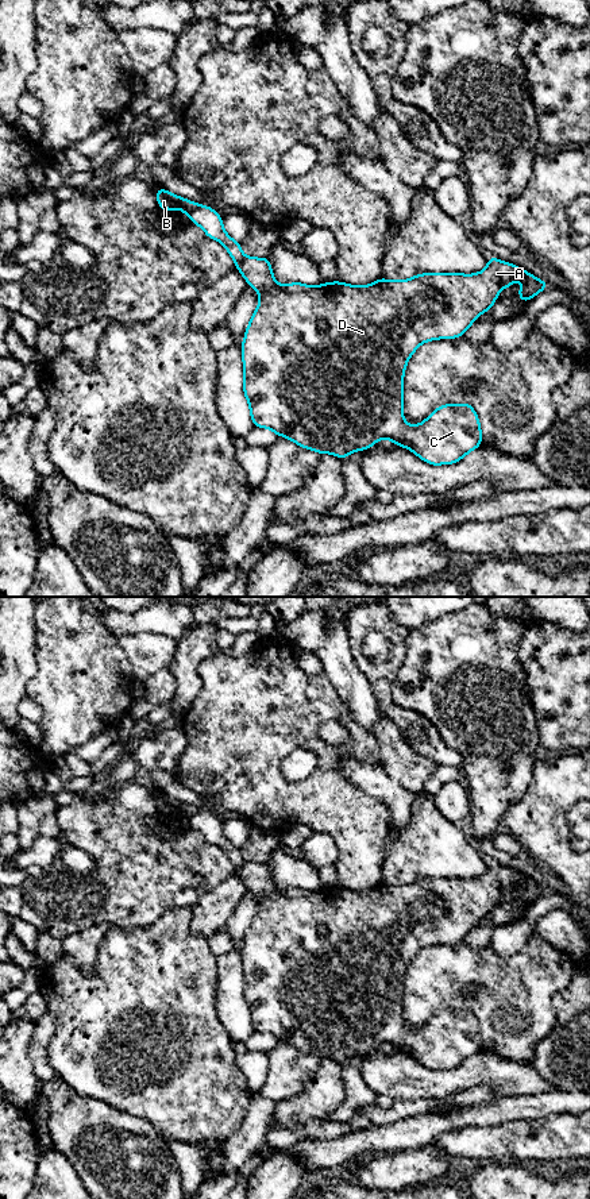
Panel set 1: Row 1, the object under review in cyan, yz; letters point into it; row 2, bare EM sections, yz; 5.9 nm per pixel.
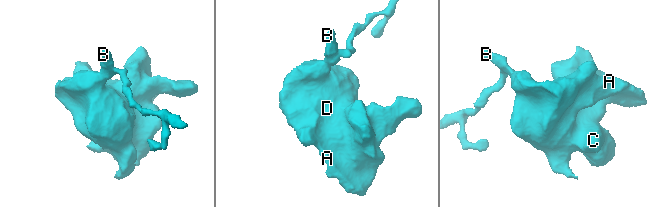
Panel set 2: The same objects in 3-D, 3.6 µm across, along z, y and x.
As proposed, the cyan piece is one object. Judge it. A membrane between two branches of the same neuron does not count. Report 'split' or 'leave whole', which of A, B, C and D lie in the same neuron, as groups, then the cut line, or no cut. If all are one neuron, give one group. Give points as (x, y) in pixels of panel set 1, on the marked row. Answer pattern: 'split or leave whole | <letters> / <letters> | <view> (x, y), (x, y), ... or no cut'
split | A C D / B | yz (243, 255), (236, 265)

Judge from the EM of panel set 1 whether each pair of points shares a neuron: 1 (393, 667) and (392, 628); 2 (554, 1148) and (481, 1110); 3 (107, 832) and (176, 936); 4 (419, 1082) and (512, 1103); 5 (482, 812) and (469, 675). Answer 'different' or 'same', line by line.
1: same
2: different
3: different
4: different
5: same

